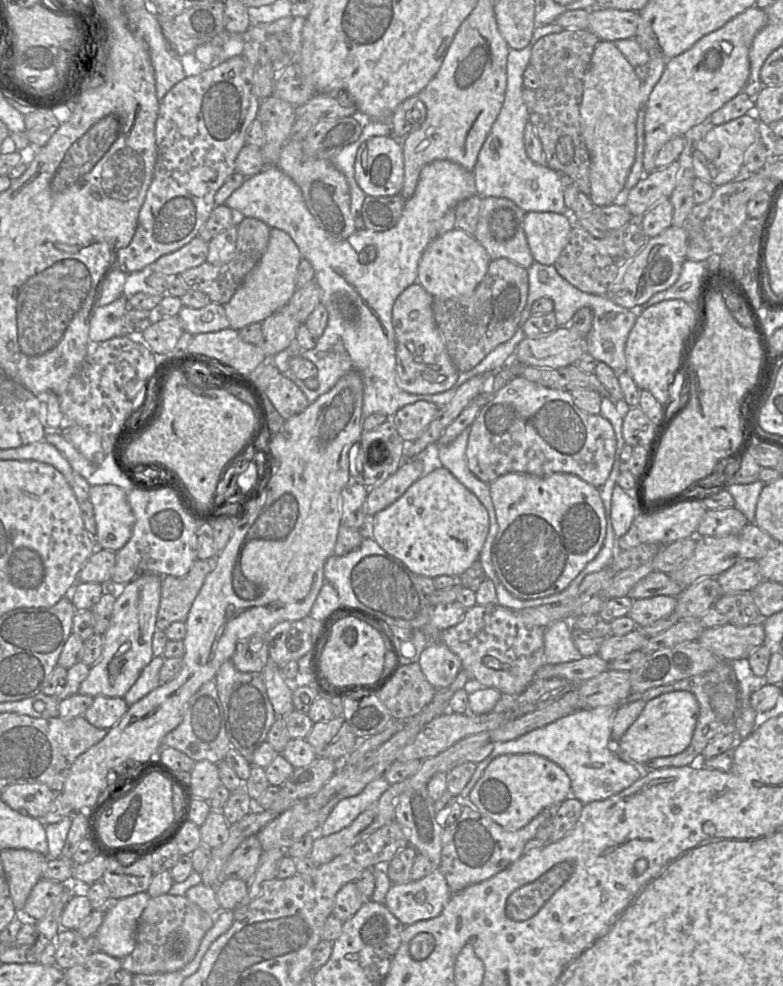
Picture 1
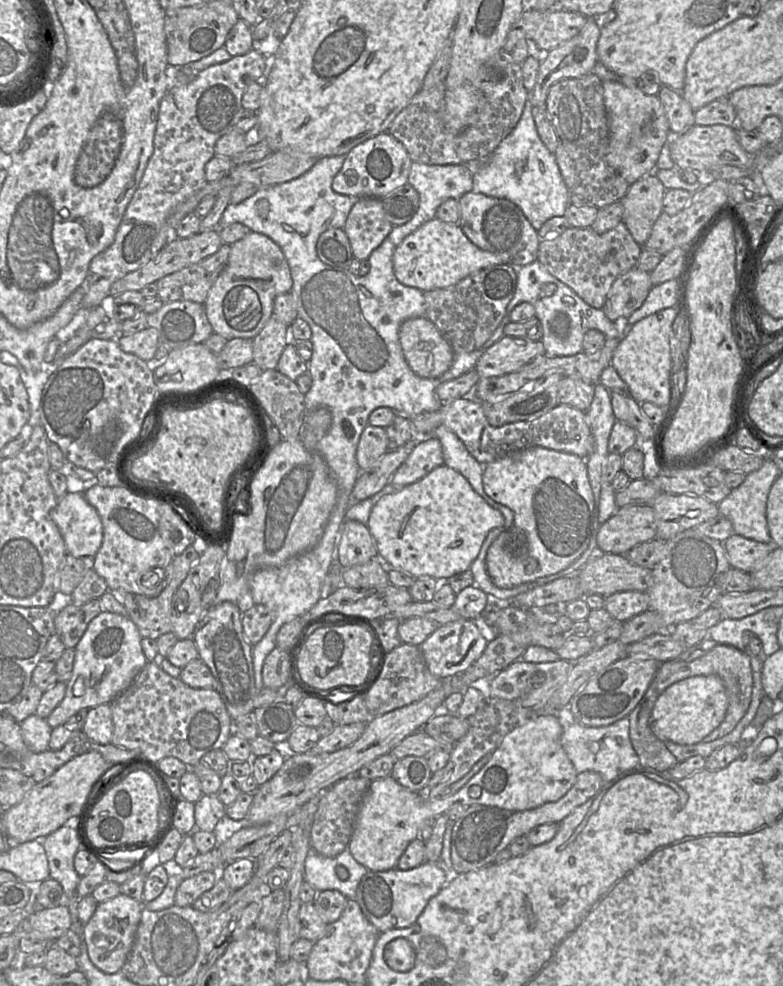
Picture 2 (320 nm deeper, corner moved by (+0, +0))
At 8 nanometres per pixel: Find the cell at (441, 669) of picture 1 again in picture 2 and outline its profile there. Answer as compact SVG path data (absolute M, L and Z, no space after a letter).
M459 619L439 625L419 647L429 671L434 676L444 680L464 672L481 656L488 641L489 635L478 621Z

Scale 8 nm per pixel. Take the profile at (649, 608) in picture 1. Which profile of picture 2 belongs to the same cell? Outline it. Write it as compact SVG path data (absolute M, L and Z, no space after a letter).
M617 592L604 598L603 608L614 620L625 622L649 609L649 597L646 592Z

